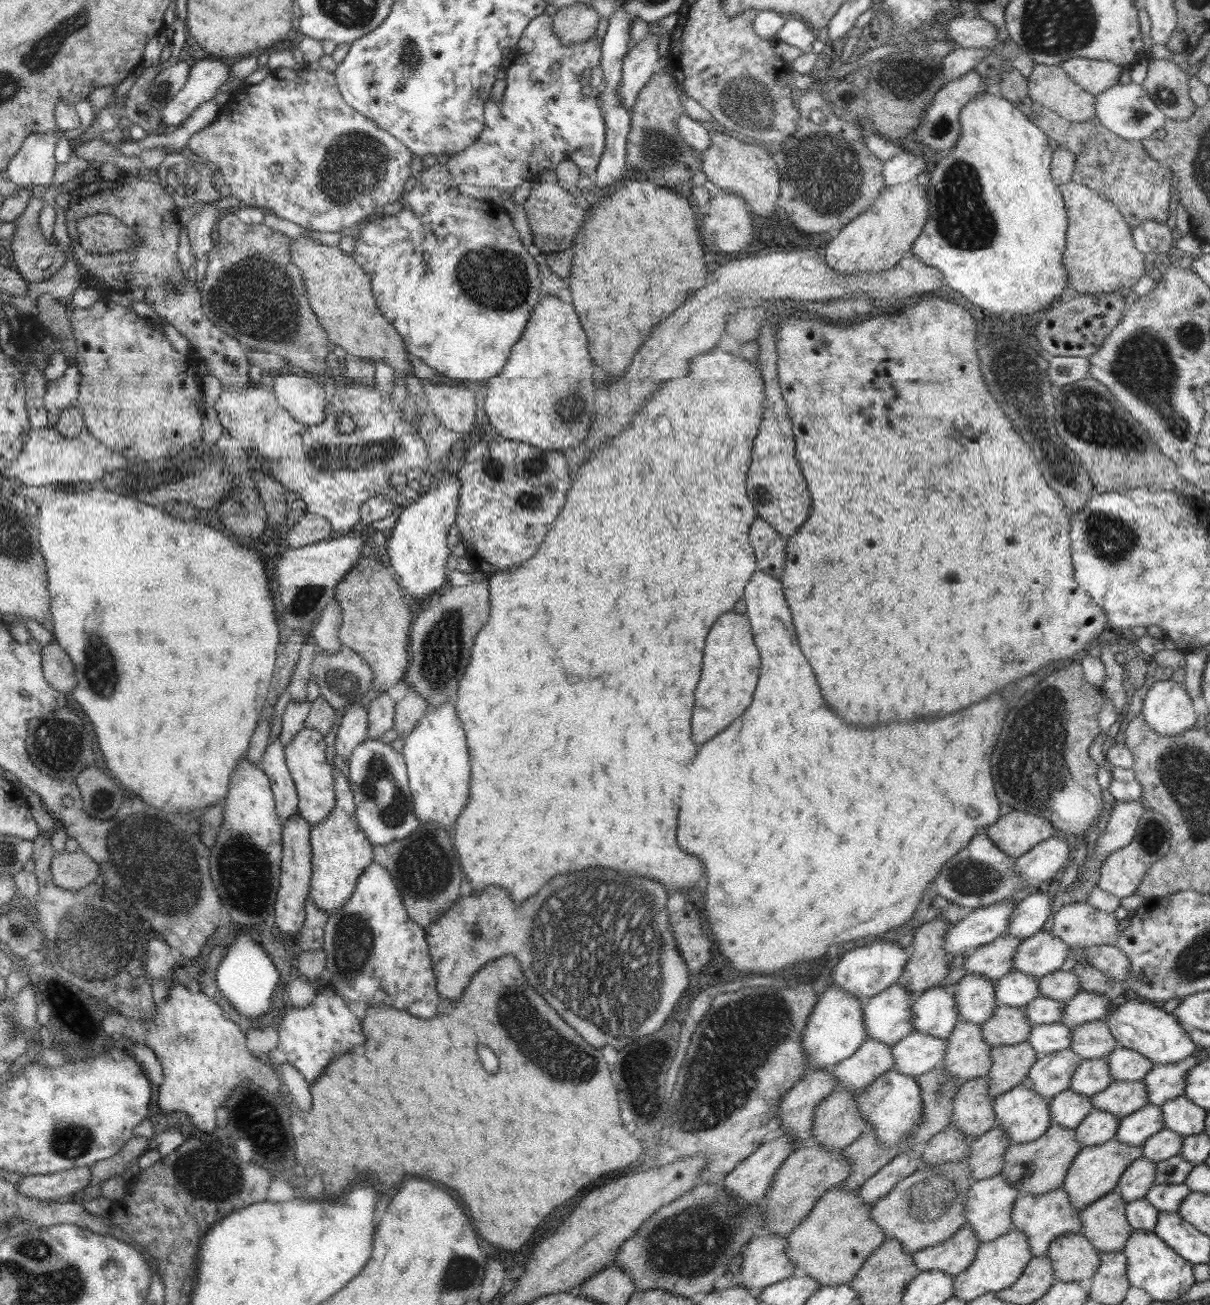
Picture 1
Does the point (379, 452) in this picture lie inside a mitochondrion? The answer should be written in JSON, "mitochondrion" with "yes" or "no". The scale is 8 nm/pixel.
{"mitochondrion":"yes"}

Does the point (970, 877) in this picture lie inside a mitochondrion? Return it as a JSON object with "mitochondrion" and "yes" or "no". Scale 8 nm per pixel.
{"mitochondrion":"yes"}

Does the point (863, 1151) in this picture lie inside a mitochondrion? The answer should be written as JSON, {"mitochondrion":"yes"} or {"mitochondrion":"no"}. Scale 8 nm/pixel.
{"mitochondrion":"no"}

